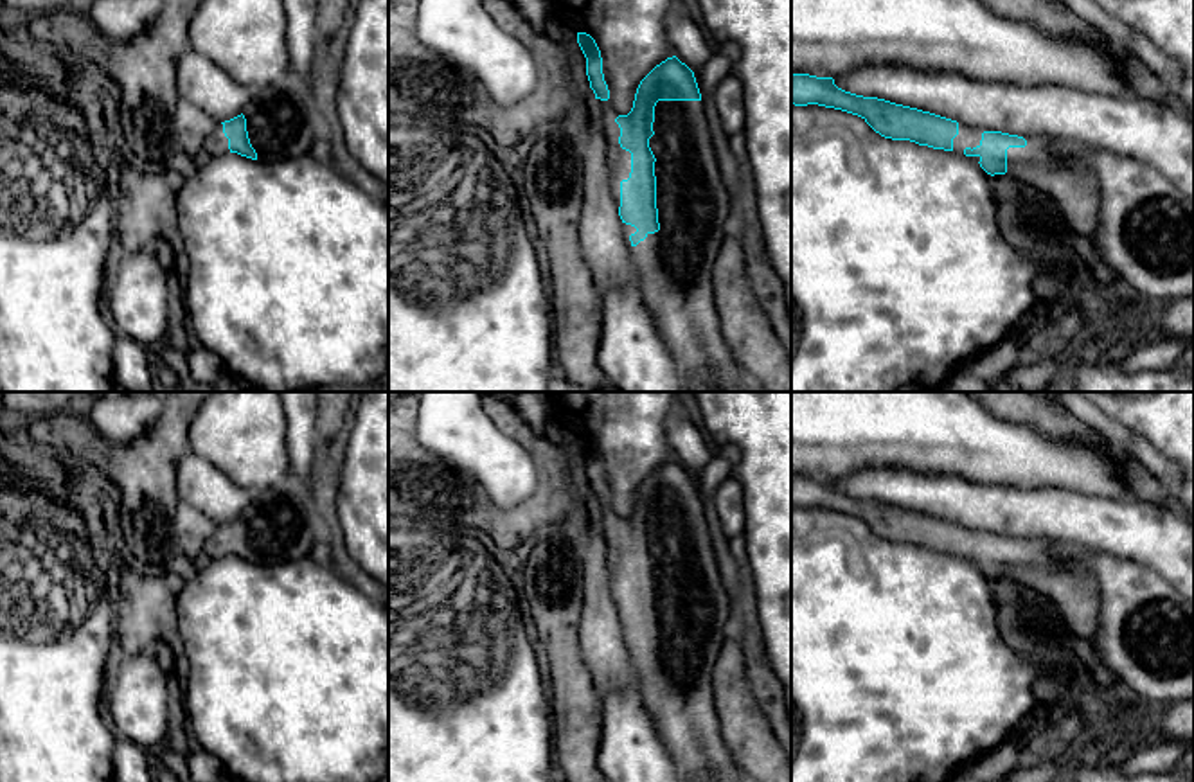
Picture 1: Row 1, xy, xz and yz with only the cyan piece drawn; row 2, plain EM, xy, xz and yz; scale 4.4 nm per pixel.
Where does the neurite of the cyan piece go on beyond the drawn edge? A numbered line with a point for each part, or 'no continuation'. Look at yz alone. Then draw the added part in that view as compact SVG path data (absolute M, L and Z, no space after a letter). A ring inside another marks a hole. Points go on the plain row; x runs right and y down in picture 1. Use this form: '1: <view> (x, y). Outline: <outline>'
1: yz (1076, 595). Outline: M1047 539L1023 541L1025 550L1007 552L1005 577L1027 586L1036 595L1052 599L1066 629L1095 644L1100 609L1095 577L1063 570L1052 557Z

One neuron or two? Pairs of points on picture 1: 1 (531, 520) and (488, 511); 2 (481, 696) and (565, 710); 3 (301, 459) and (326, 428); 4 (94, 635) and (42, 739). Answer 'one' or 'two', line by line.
1: one
2: two
3: two
4: one

